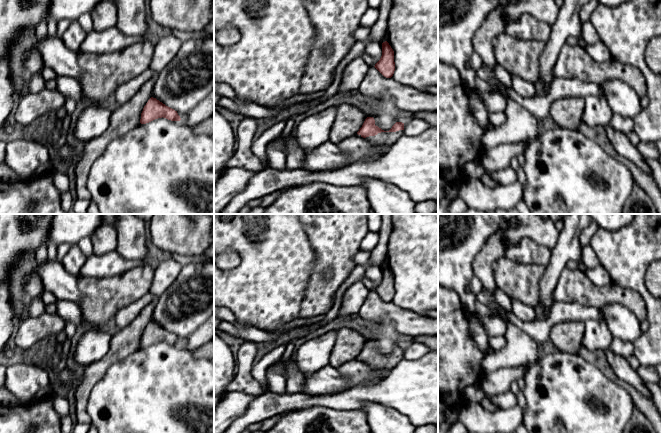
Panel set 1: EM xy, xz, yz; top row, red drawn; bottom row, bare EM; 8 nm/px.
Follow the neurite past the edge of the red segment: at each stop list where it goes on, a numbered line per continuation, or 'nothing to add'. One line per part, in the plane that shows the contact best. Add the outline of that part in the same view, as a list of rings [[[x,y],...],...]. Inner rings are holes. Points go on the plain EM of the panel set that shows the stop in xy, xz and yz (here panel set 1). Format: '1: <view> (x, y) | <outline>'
1: xz (384, 362) | [[[399,354],[396,356],[381,356],[375,360],[366,361],[366,363],[370,365],[372,368],[391,370],[403,358],[404,358],[404,354]]]

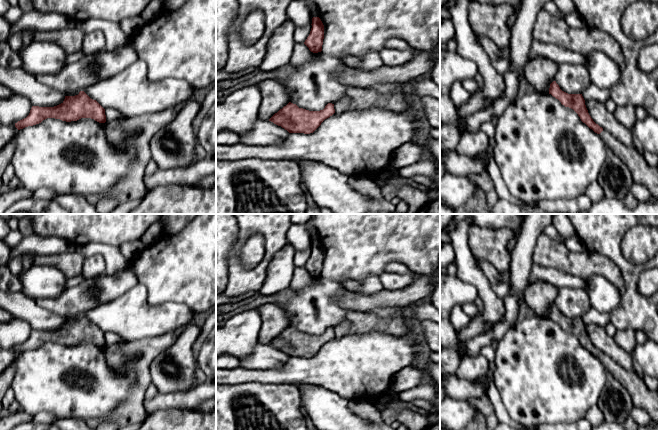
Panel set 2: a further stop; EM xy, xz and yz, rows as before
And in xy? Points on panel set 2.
nothing to add

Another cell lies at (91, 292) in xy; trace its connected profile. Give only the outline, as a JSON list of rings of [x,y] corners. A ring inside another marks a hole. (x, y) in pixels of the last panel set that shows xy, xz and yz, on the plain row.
[[[135,260],[118,272],[84,279],[80,284],[66,288],[56,299],[36,298],[36,303],[61,317],[82,315],[93,308],[124,295],[138,283],[134,272]]]

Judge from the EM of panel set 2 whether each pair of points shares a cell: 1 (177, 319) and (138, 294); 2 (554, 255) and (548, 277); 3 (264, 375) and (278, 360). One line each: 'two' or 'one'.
1: one
2: two
3: two

